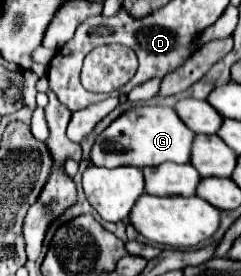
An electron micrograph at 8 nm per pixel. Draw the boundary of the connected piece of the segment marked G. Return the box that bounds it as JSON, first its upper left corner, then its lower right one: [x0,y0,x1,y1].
[92,106,196,168]

